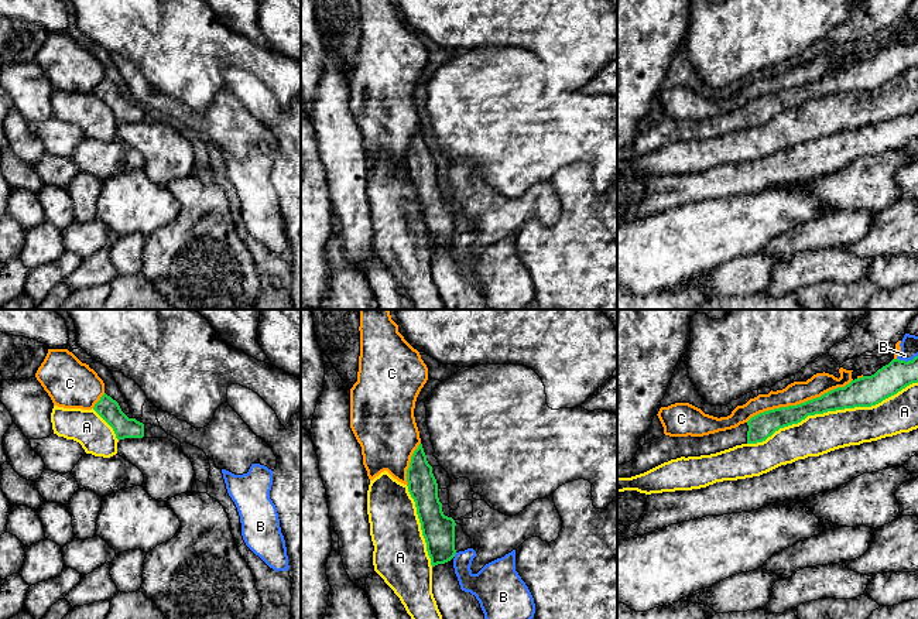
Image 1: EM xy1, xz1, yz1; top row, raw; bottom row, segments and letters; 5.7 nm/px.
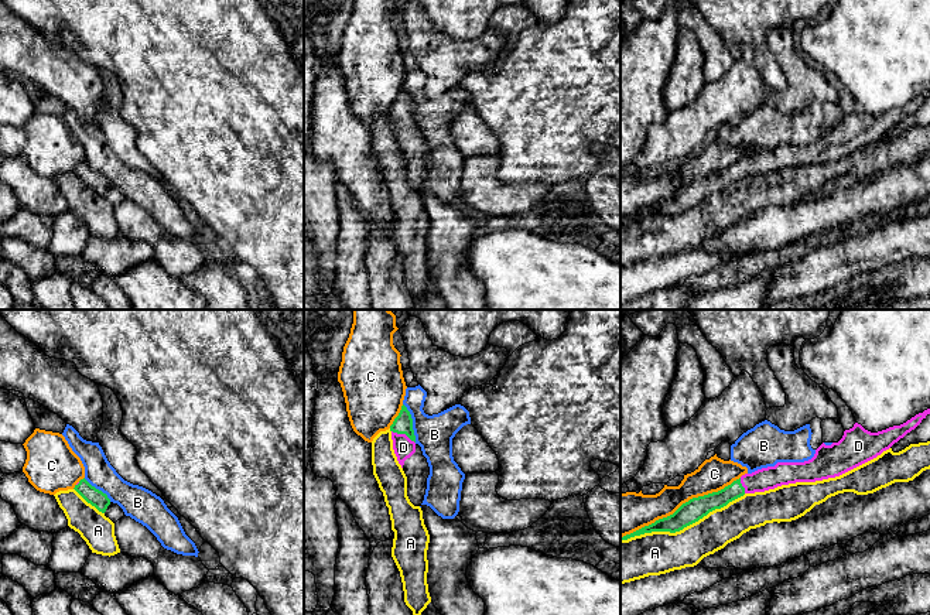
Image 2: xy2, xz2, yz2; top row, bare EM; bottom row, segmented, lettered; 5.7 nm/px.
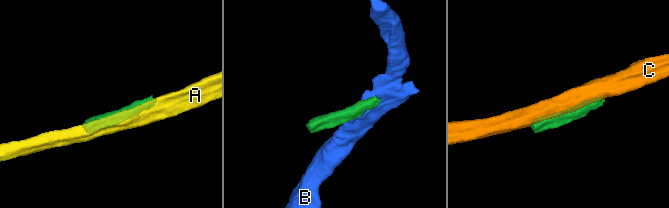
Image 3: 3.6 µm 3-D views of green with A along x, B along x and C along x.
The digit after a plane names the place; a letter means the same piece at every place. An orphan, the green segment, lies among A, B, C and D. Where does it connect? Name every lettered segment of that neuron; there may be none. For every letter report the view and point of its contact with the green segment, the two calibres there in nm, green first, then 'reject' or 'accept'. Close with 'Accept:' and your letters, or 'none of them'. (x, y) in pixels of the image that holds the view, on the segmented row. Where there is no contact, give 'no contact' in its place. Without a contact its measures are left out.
A: meets green in yz1 at (832, 410); 180 nm thick on the green side, 220 nm on the other; reject
B: meets green in xz2 at (411, 423); 110 nm thick on the green side, 220 nm on the other; reject
C: meets green in yz2 at (681, 505); 130 nm thick on the green side, 190 nm on the other; reject
D: meets green in xz2 at (403, 433); 110 nm thick on the green side, 120 nm on the other; accept
Accept: D

